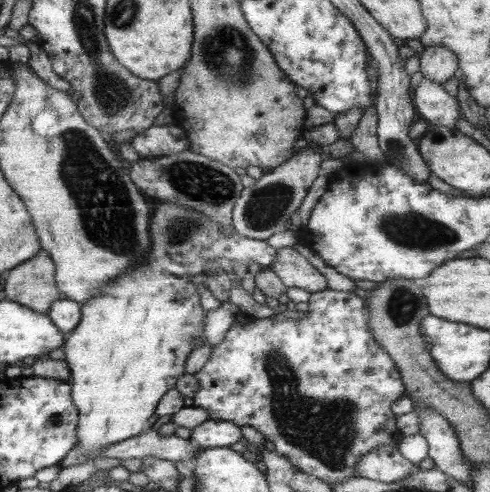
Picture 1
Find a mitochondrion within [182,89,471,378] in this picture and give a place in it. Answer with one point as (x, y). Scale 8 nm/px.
(415, 230)

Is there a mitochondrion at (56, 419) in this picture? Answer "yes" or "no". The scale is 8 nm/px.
yes

